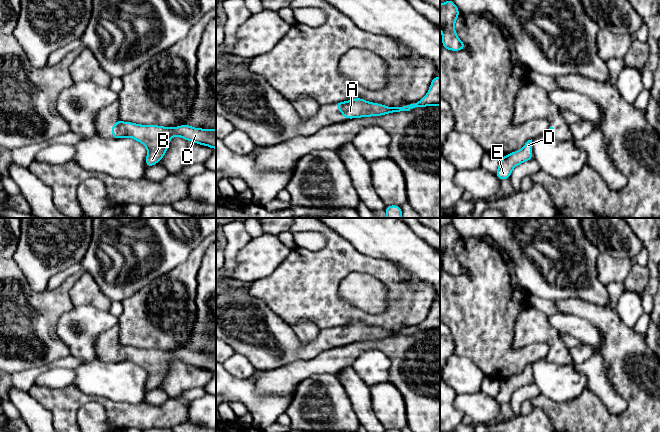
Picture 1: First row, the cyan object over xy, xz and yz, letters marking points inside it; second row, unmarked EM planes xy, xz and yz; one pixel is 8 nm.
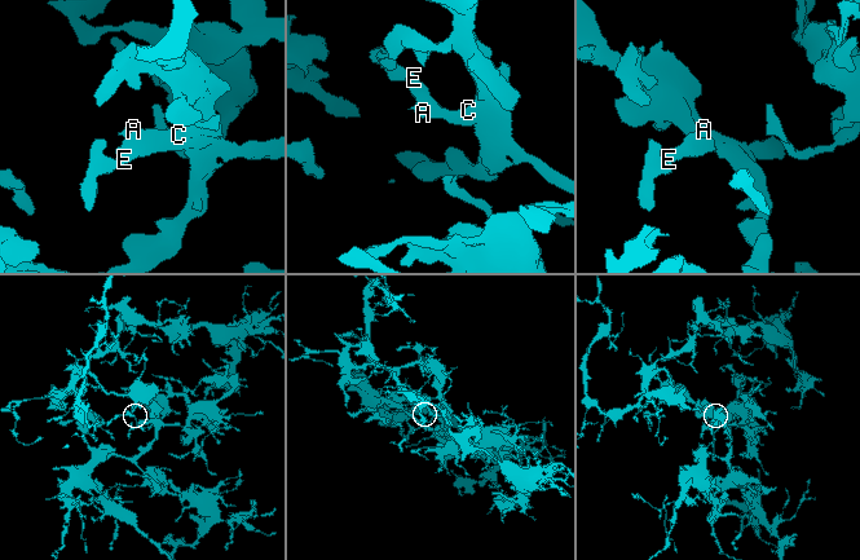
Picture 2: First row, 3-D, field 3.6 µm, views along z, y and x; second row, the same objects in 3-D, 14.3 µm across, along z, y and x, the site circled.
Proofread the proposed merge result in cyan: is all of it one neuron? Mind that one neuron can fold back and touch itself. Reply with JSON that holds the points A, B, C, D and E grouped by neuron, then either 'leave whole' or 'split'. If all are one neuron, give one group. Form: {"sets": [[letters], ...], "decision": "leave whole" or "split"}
{"sets": [["A", "B", "C", "D", "E"]], "decision": "leave whole"}

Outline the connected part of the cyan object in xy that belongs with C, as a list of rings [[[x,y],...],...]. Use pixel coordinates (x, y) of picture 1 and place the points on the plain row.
[[[121,344],[112,348],[112,363],[130,361],[147,371],[146,392],[158,388],[164,381],[173,360],[216,373],[216,353],[193,352],[187,348],[179,351],[140,349]]]

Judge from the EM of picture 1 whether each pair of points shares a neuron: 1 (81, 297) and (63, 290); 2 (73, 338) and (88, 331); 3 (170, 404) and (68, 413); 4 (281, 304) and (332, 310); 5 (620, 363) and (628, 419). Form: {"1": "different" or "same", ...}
{"1": "different", "2": "same", "3": "same", "4": "same", "5": "same"}

